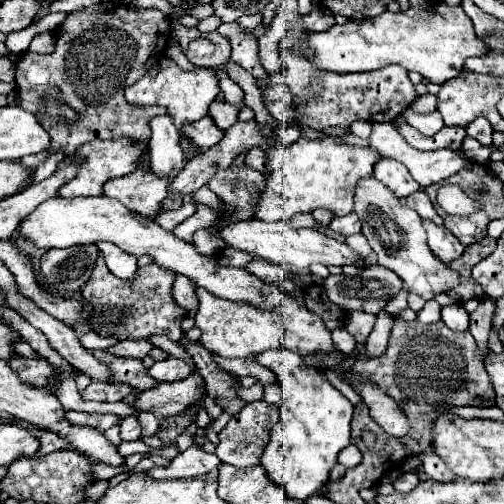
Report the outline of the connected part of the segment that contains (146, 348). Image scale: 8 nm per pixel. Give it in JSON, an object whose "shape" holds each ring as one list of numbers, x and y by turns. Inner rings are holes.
{"shape":[[141,339,141,341,121,341,117,343,115,347,107,349,109,353,115,353,115,355,121,355,121,357,137,357,137,359,143,359,149,351,153,349,153,345,147,341,147,339]]}

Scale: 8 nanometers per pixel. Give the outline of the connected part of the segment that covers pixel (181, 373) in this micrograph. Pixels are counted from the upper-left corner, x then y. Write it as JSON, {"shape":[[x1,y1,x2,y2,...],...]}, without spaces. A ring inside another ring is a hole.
{"shape":[[165,359,165,361,157,361,151,369,149,375,153,375,153,379,157,381,179,381,189,377,195,371,195,367,183,359]]}

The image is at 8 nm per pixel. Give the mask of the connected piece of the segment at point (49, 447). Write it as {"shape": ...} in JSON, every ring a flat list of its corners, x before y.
{"shape":[[33,431,33,435,37,435,37,439,41,441,41,447,39,447,39,451,35,453,35,457,71,447,65,437,61,437,61,435,57,437,57,433,51,433,51,431,47,431,47,433,45,433,45,431]]}

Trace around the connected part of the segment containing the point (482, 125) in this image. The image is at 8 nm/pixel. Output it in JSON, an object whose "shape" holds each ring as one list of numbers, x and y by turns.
{"shape":[[477,119,475,123,471,123,471,125,467,127,467,135,475,137,475,139,477,139,481,145,485,145,485,147,491,145,491,133,493,133,493,129,491,129,489,121,485,121,485,119]]}

